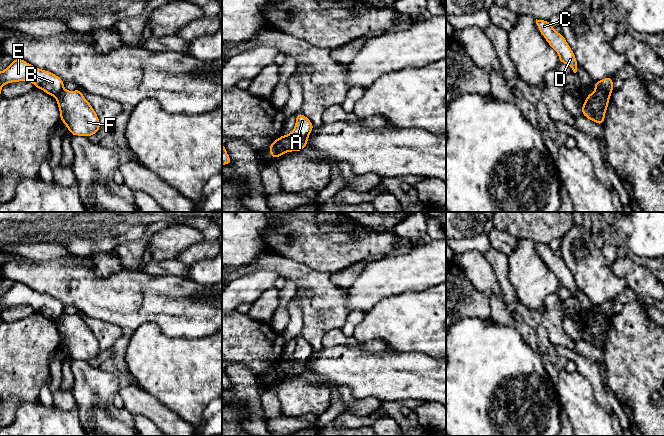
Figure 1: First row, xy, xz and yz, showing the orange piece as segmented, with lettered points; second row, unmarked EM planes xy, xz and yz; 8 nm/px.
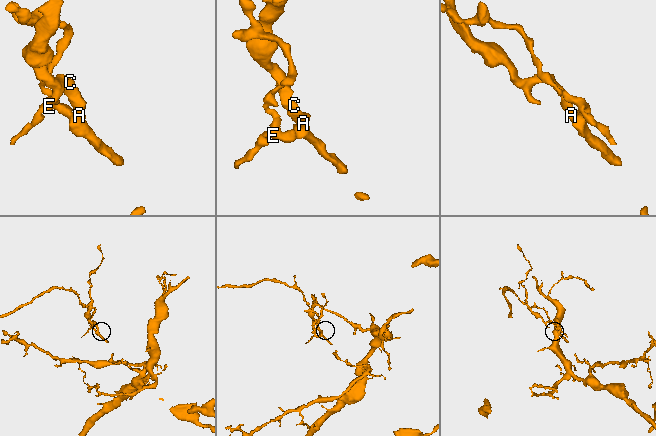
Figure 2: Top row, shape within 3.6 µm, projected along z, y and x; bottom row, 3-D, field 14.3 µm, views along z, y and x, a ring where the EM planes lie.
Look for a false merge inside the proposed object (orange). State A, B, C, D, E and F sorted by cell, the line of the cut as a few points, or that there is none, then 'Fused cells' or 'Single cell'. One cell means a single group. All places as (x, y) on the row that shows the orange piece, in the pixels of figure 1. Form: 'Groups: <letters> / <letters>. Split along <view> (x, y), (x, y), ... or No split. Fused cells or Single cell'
Groups: A C D F / B E. Split along xz (280, 137), (287, 151). Fused cells

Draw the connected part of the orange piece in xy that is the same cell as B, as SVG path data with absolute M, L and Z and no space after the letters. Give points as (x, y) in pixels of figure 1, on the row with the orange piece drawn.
M14 58L5 70L0 71L0 97L3 85L20 81L30 81L36 88L53 97L57 97L64 90L64 81L57 75L41 70L20 58Z

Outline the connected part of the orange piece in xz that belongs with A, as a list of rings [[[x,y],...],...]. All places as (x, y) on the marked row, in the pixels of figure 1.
[[[302,113],[296,114],[296,123],[293,131],[289,134],[283,134],[281,139],[287,152],[300,152],[308,145],[308,137],[314,129],[311,121]]]

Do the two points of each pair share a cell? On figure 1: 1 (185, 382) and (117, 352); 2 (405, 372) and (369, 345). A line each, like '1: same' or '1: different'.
1: different
2: different

